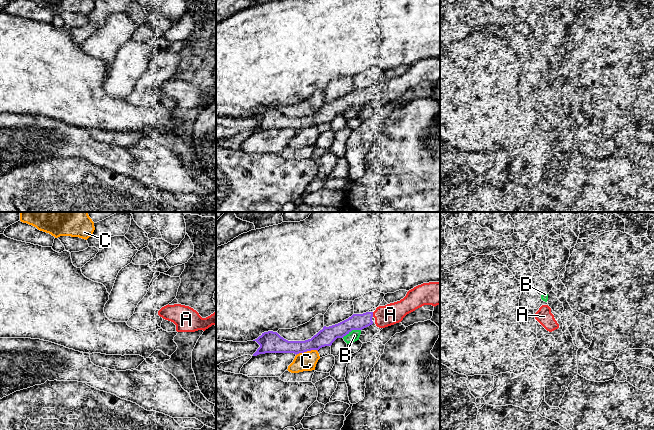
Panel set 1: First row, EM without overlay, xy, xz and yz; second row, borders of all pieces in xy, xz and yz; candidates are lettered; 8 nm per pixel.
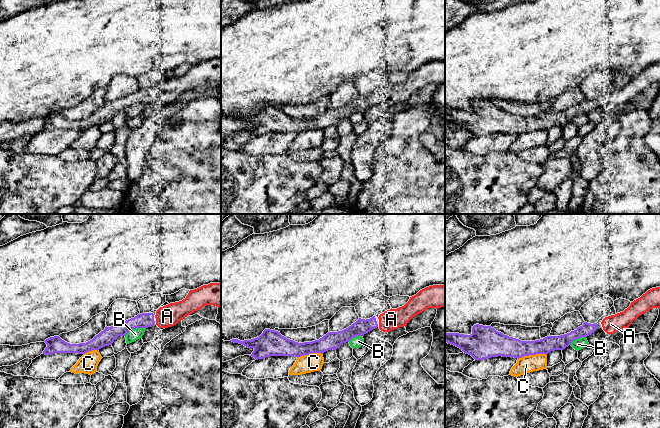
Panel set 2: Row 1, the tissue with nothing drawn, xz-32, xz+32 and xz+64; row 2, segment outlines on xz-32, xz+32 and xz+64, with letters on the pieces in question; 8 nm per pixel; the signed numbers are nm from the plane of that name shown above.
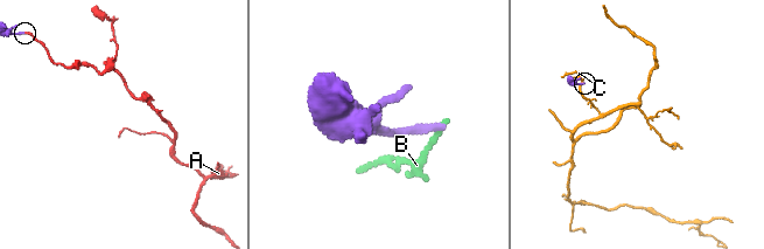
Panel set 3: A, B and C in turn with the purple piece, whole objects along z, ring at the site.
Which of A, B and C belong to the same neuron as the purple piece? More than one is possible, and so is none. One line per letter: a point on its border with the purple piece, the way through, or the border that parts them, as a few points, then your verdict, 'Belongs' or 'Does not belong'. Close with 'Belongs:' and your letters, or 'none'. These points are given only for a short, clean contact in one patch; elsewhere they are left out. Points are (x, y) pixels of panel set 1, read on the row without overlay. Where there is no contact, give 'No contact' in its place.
A: Touches purple at xz (372, 90). Belongs
B: Touches purple at xz (351, 106). Boundary: xz (360, 105), (352, 105), (342, 113). Does not belong
C: Touches purple at xz (306, 127). Boundary: xz (317, 126), (307, 126), (296, 131). Does not belong
Belongs: A

